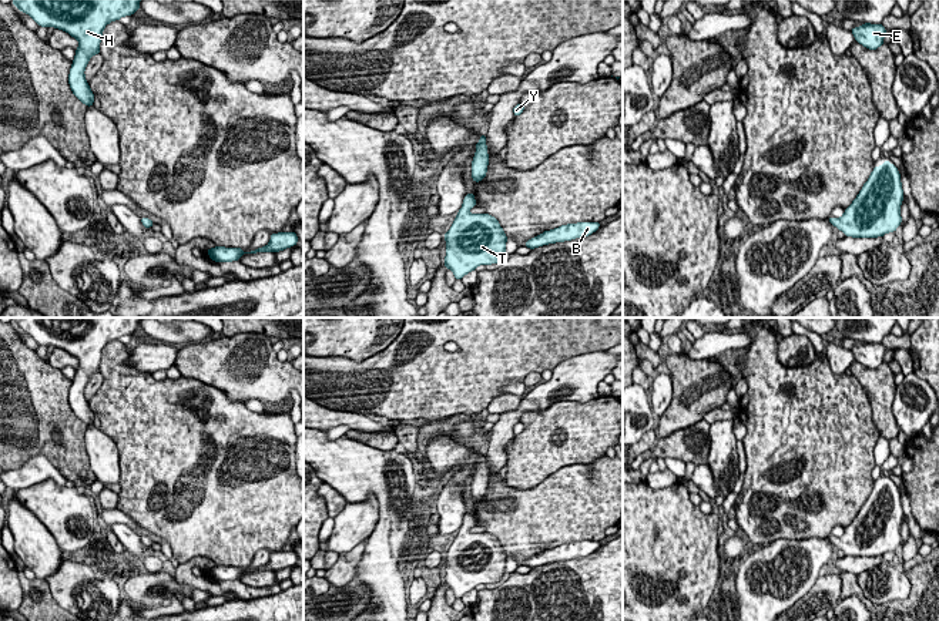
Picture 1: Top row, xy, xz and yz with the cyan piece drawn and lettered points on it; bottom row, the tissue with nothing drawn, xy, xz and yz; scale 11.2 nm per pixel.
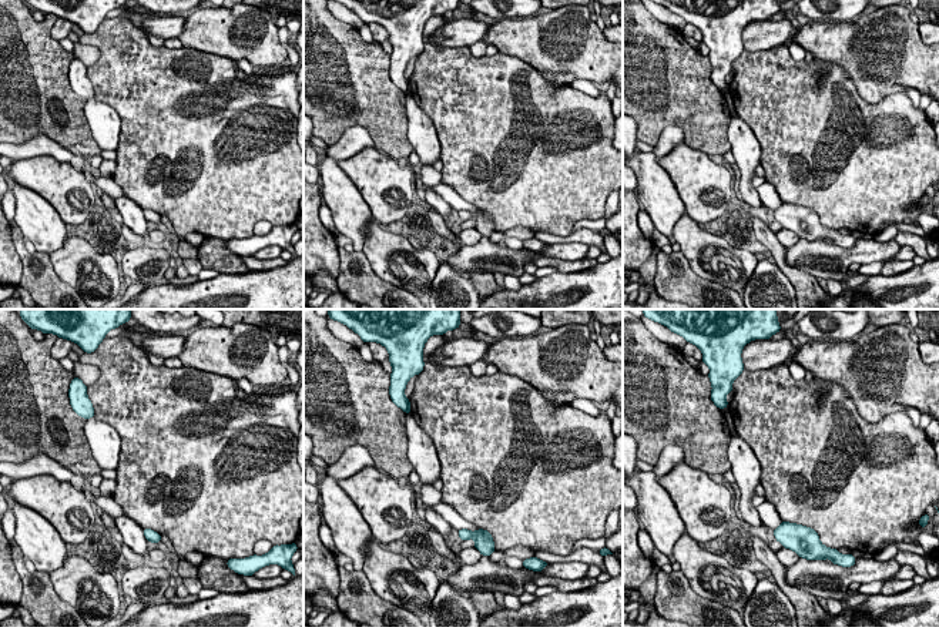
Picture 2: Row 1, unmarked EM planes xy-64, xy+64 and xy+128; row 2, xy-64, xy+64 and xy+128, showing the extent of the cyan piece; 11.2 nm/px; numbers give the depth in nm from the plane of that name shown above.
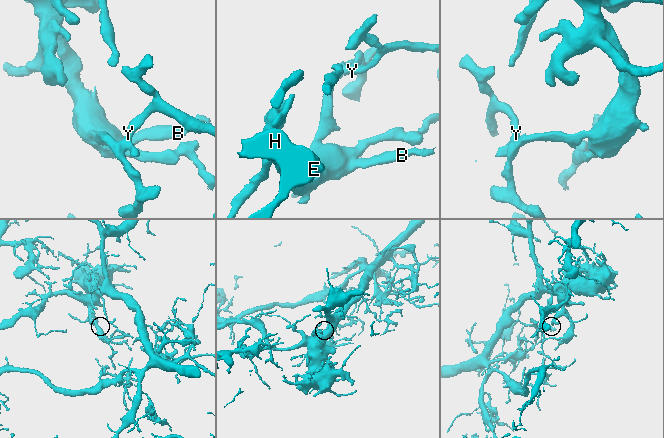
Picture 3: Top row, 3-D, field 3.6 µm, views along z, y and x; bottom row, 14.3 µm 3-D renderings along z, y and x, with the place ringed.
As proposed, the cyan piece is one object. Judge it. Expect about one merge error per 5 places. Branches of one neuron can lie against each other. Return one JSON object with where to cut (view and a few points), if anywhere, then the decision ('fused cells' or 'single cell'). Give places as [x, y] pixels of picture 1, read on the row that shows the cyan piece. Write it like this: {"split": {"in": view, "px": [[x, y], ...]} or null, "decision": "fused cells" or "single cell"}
{"split": null, "decision": "single cell"}

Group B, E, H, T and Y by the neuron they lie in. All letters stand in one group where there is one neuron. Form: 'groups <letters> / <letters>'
groups B E H T Y

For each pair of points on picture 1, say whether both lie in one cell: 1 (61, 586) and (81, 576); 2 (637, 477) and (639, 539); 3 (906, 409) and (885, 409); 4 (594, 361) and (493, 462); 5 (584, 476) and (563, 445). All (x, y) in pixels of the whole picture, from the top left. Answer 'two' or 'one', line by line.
1: one
2: two
3: two
4: one
5: two

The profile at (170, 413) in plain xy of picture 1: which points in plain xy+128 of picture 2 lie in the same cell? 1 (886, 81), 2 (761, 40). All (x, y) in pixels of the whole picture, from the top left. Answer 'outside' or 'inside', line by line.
1: outside
2: outside

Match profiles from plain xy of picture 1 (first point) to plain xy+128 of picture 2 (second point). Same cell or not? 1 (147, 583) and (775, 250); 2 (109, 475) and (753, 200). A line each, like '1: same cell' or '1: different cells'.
1: different cells
2: same cell

